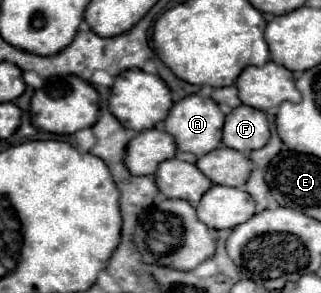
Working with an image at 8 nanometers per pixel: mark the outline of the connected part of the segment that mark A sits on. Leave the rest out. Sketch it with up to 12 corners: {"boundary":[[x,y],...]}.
{"boundary":[[191,94],[173,104],[165,132],[179,150],[203,156],[219,146],[225,116]]}

